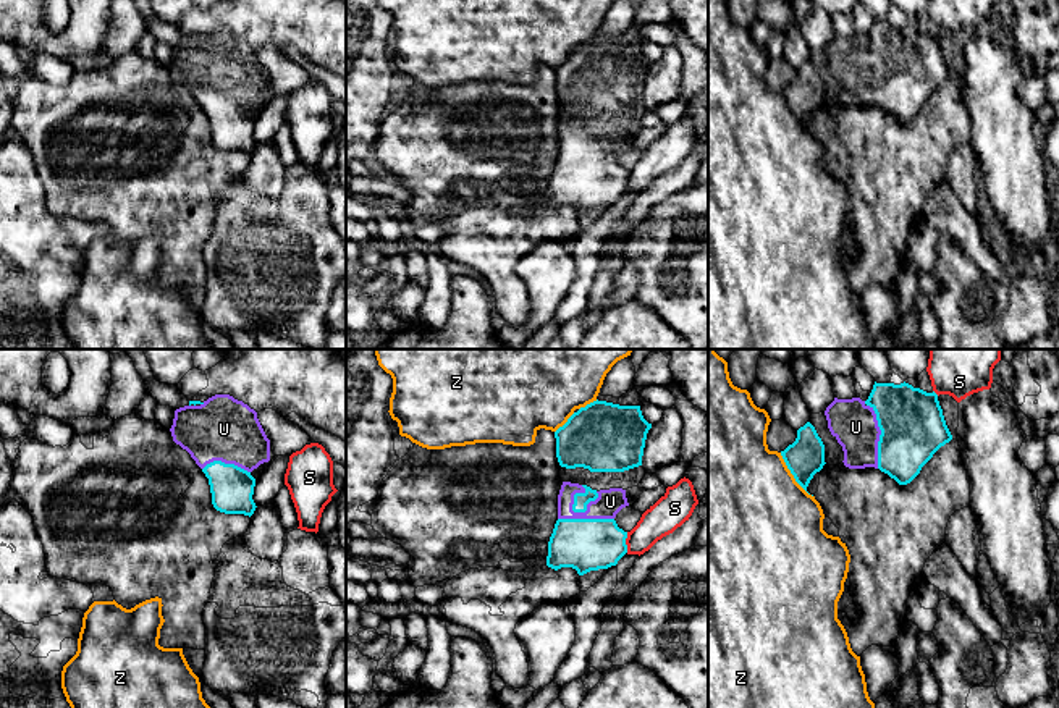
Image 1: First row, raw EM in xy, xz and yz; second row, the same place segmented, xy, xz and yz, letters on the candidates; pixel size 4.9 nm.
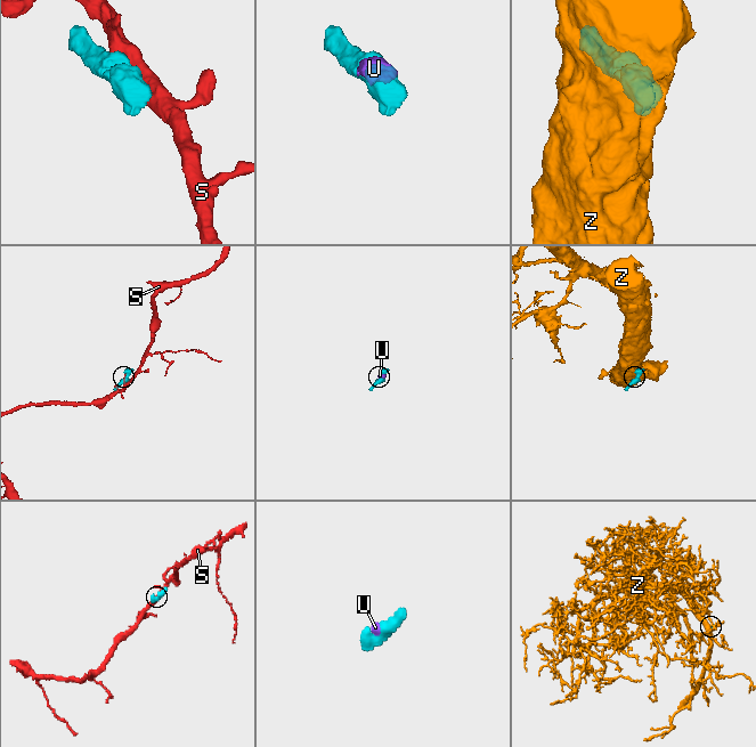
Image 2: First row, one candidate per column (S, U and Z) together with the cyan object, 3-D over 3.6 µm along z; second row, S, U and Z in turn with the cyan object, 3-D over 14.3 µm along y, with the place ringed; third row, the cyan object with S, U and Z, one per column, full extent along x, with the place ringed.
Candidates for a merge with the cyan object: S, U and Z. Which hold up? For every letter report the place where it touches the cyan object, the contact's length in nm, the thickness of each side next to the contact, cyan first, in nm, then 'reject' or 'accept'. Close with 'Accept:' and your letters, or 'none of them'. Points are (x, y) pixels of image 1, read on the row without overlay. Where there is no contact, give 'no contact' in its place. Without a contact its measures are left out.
S: xz (624, 180) | 100 nm | 260/170 nm | reject
U: yz (880, 73) | 340 nm | 320/220 nm | accept
Z: yz (793, 112) | 280 nm | 190/500 nm | reject
Accept: U

